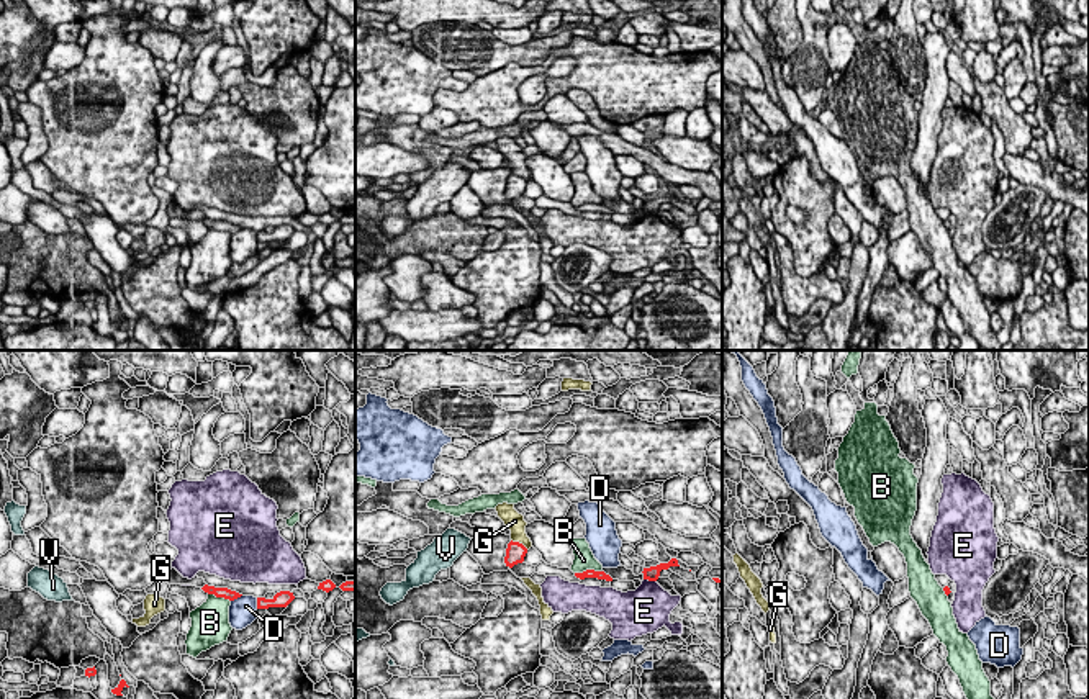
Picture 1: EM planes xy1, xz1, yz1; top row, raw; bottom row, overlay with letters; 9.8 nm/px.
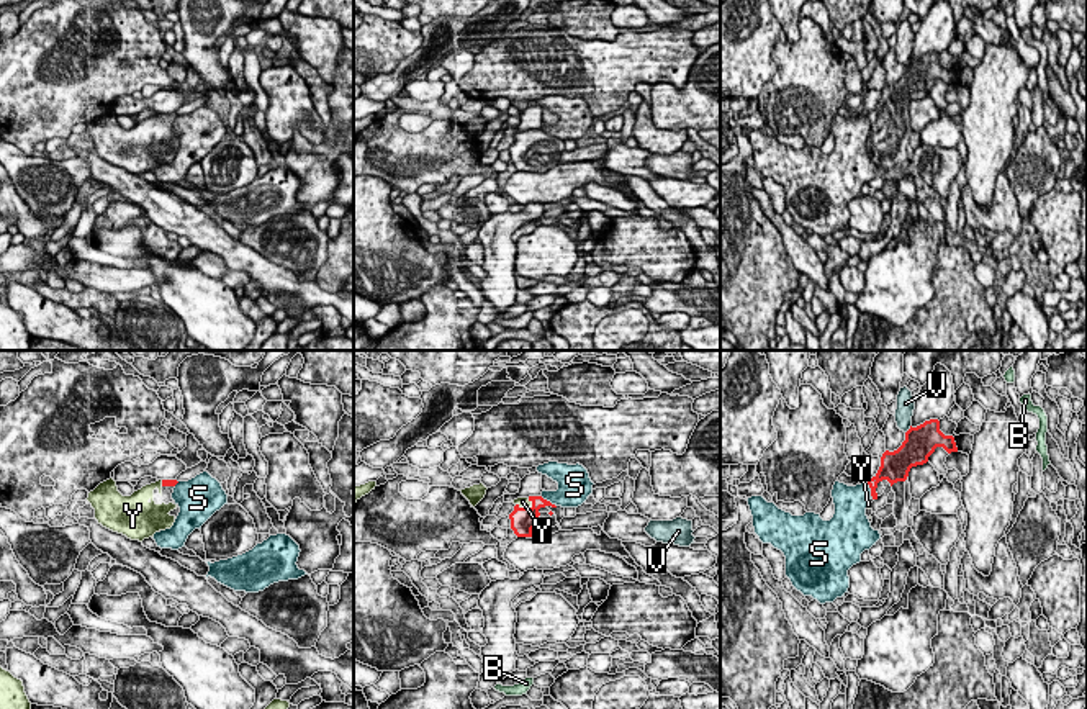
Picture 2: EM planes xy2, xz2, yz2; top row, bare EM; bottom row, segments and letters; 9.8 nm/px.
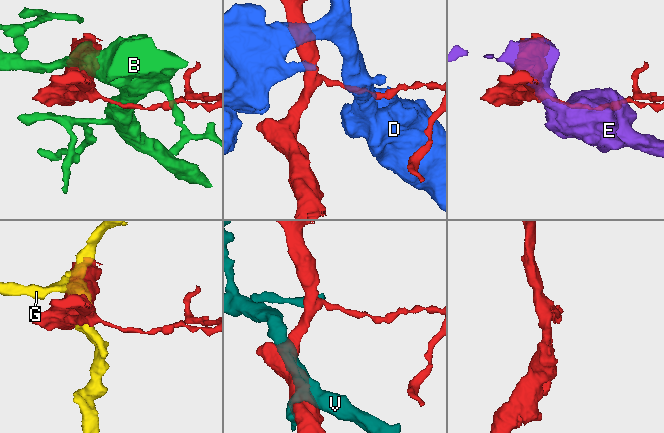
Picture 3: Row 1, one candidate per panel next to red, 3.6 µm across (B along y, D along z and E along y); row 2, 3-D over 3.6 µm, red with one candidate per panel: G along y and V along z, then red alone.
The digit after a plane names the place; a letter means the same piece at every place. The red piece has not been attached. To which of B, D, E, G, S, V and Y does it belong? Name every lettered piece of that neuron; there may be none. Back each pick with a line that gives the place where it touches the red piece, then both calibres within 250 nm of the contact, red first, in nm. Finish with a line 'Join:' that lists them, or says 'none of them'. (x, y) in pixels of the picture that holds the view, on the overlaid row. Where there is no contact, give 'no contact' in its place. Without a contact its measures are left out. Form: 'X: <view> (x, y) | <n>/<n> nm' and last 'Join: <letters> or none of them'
Y: xz2 (524, 508) | 260/100 nm
Join: Y

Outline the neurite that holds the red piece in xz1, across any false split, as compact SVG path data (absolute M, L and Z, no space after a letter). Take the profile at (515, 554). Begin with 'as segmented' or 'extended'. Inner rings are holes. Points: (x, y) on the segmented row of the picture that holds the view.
as segmented; M511 540L508 543L506 557L504 557L506 566L513 568L514 565L522 563L526 553L527 553L527 548L522 543Z

